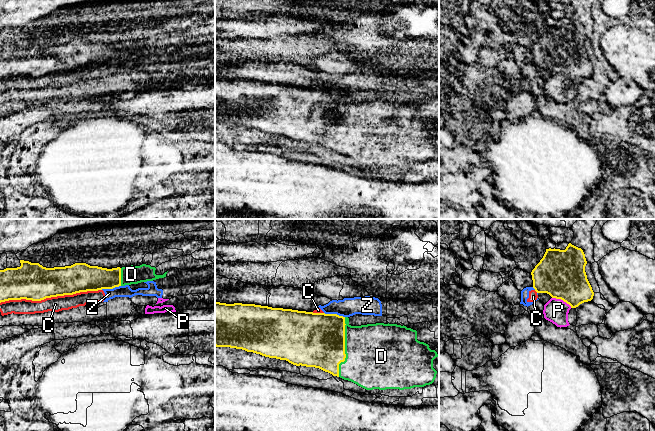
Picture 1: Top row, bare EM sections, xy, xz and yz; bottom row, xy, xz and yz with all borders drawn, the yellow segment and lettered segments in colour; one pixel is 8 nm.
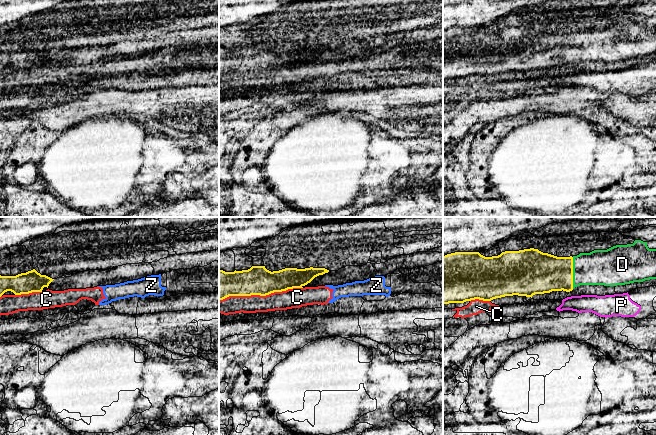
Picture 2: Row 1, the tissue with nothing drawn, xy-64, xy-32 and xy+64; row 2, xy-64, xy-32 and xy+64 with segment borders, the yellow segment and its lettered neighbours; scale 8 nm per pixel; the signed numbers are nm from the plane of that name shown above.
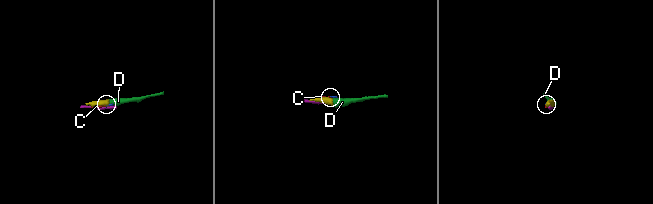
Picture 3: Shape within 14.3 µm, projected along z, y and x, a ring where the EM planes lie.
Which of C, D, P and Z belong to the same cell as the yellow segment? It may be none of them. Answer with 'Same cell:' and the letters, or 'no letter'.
Same cell: D

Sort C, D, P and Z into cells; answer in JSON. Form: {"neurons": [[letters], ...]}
{"neurons": [["C", "Z"], ["D"], ["P"]]}

